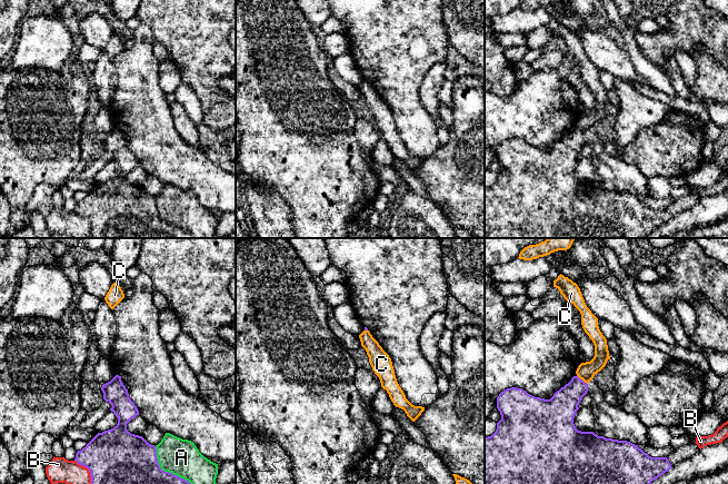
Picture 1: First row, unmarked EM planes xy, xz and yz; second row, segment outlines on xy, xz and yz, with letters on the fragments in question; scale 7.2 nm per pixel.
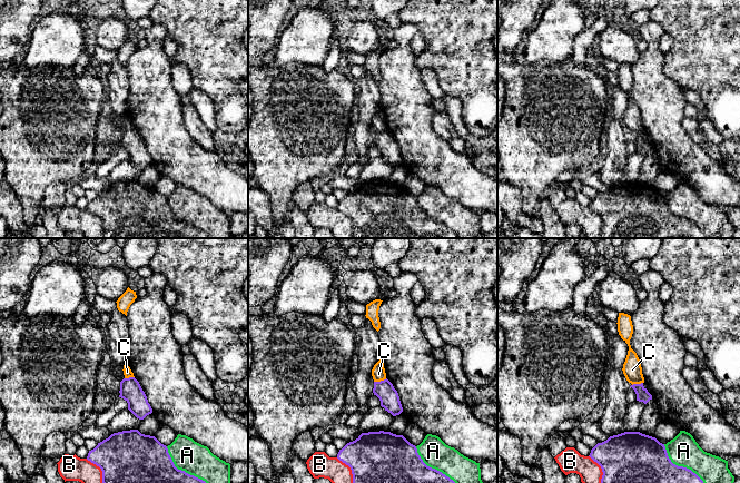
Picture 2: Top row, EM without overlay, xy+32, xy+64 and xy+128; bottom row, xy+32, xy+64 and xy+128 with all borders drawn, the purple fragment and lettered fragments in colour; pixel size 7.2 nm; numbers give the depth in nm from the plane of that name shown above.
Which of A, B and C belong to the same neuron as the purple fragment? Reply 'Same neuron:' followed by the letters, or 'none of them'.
Same neuron: none of them

